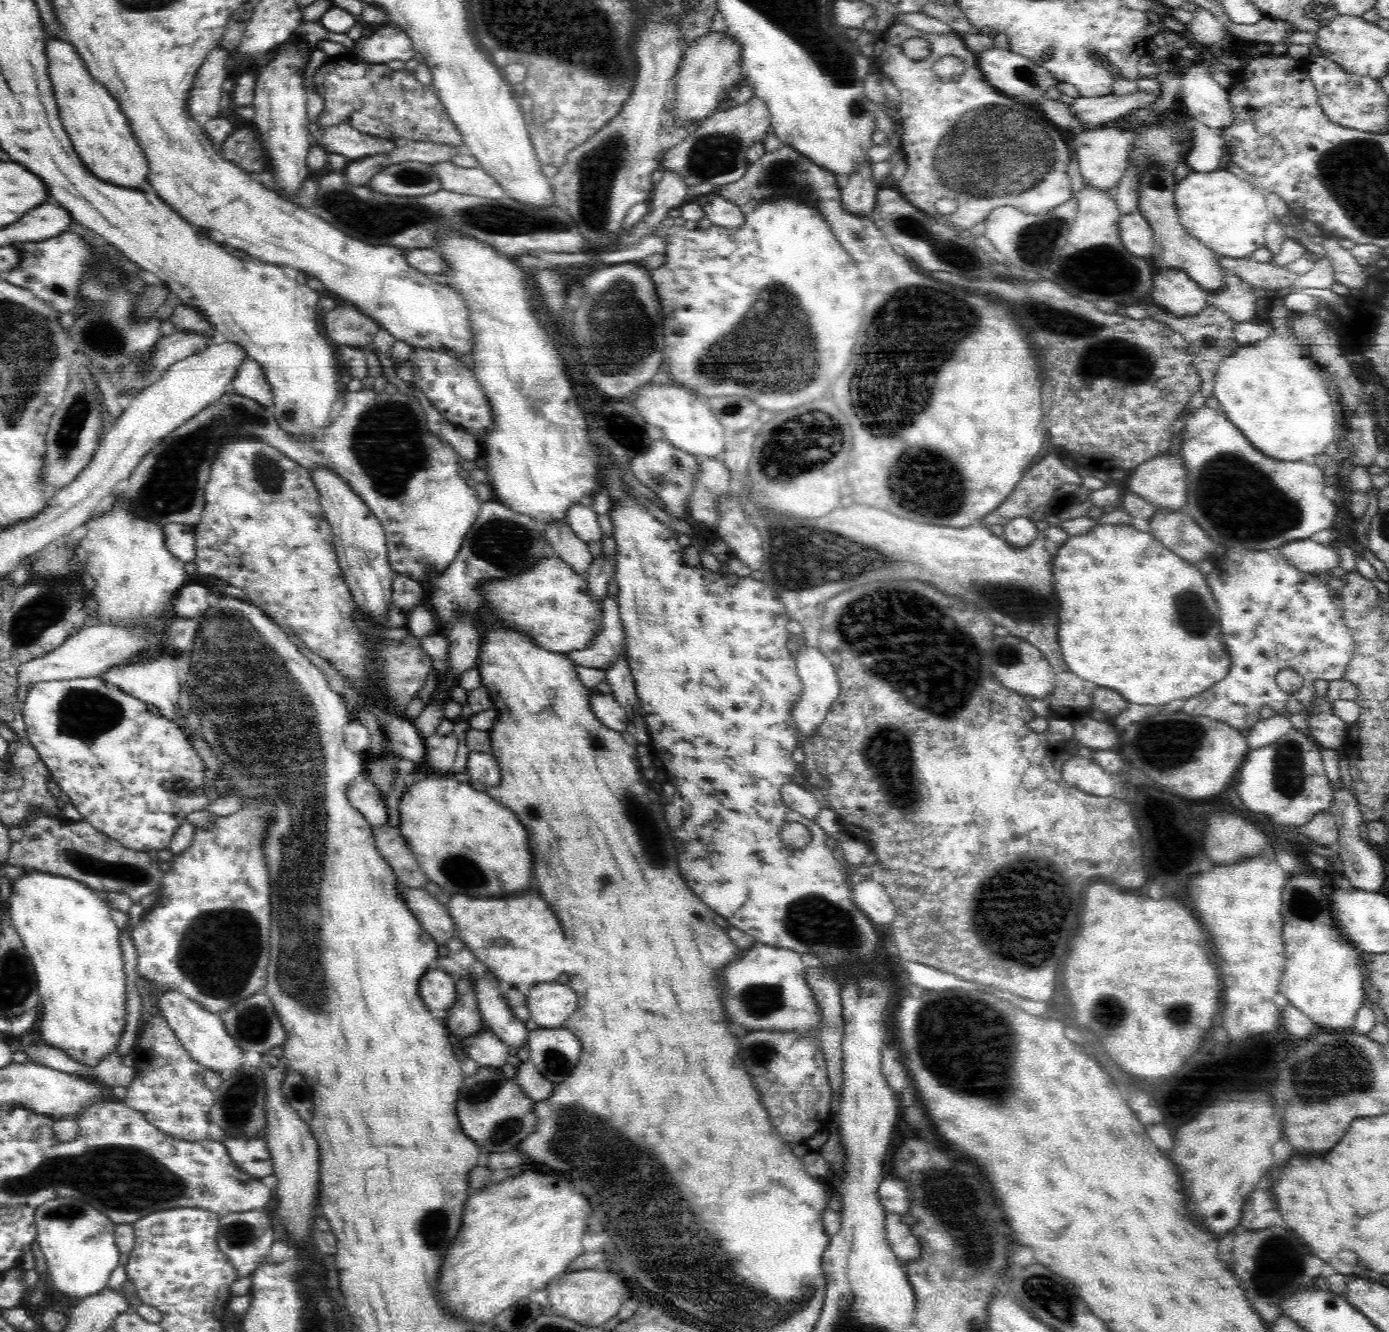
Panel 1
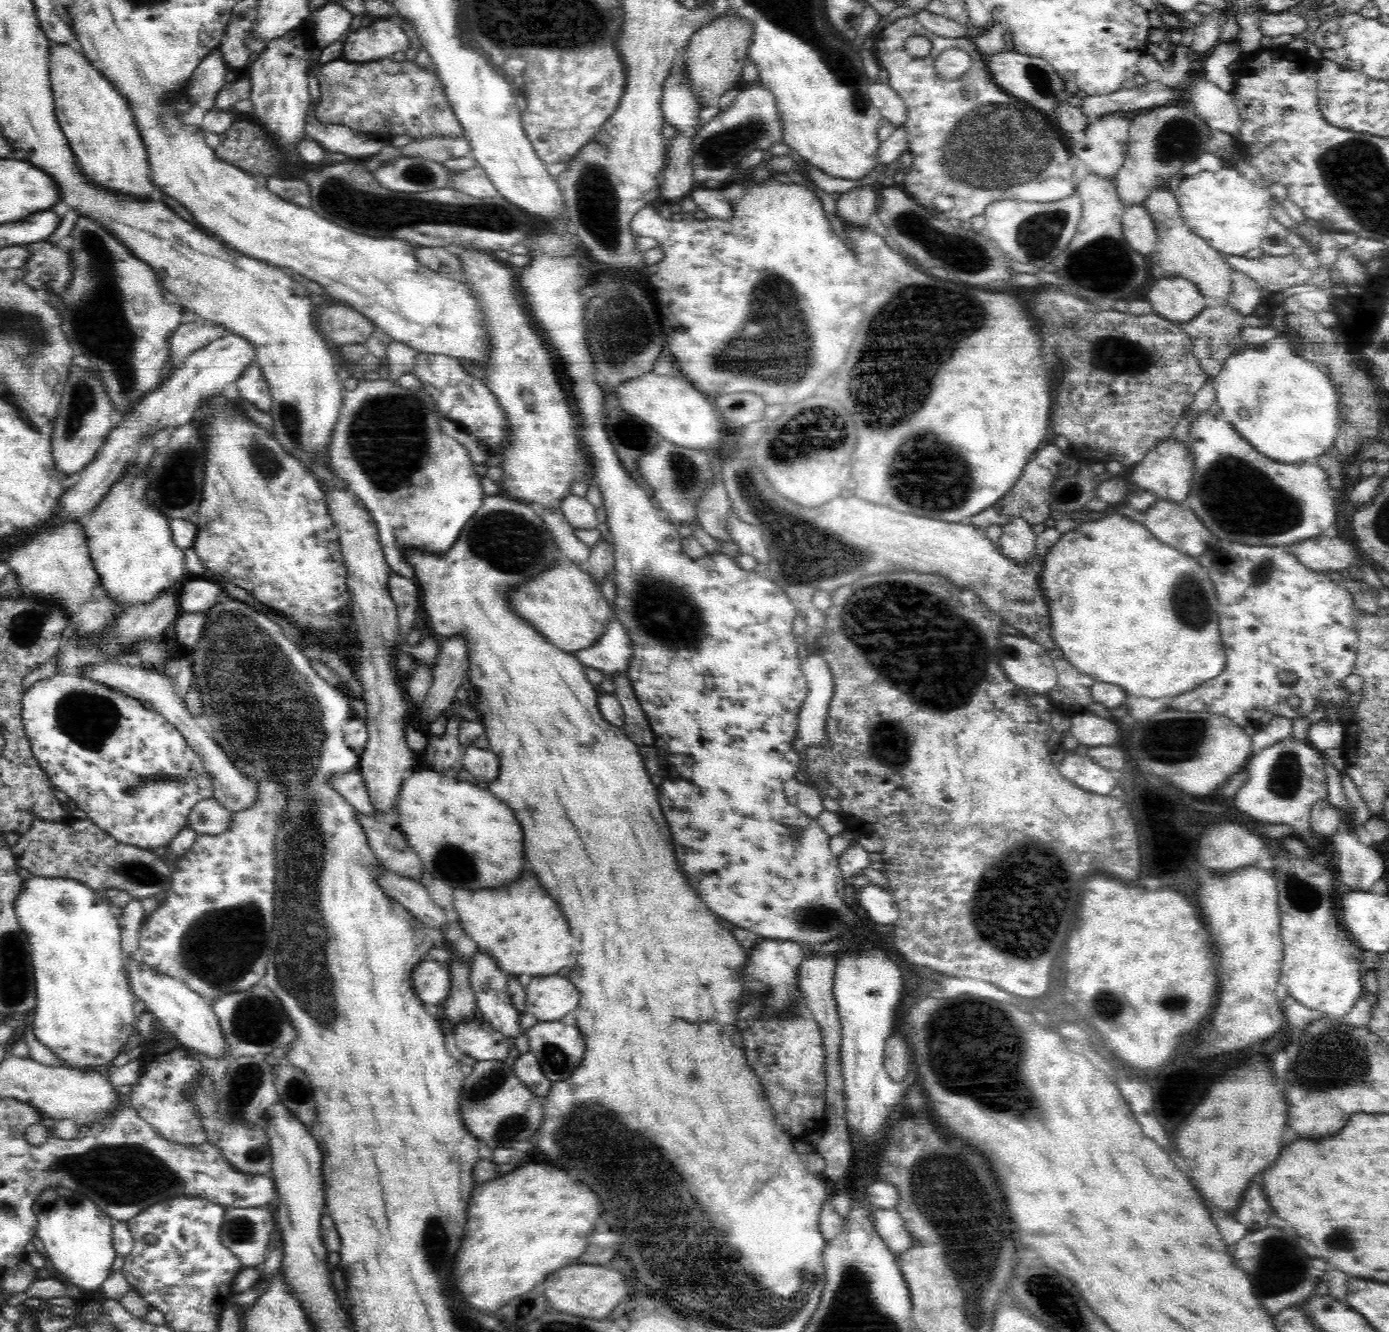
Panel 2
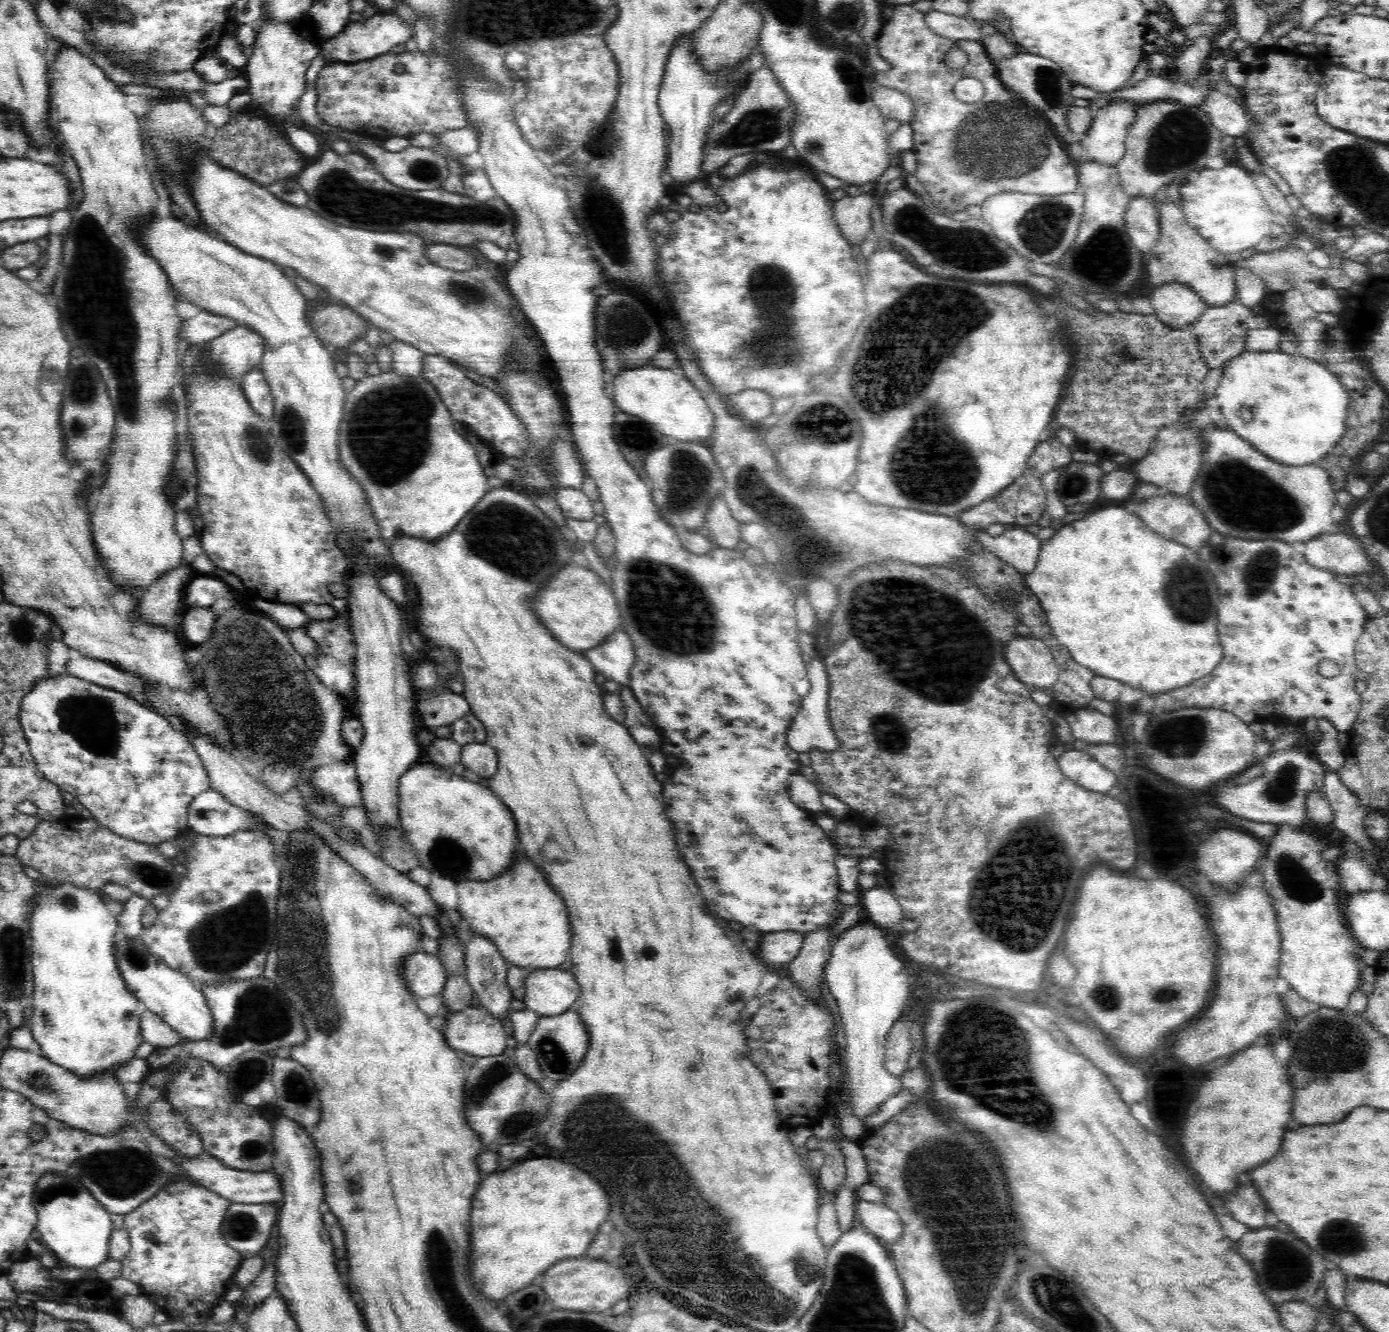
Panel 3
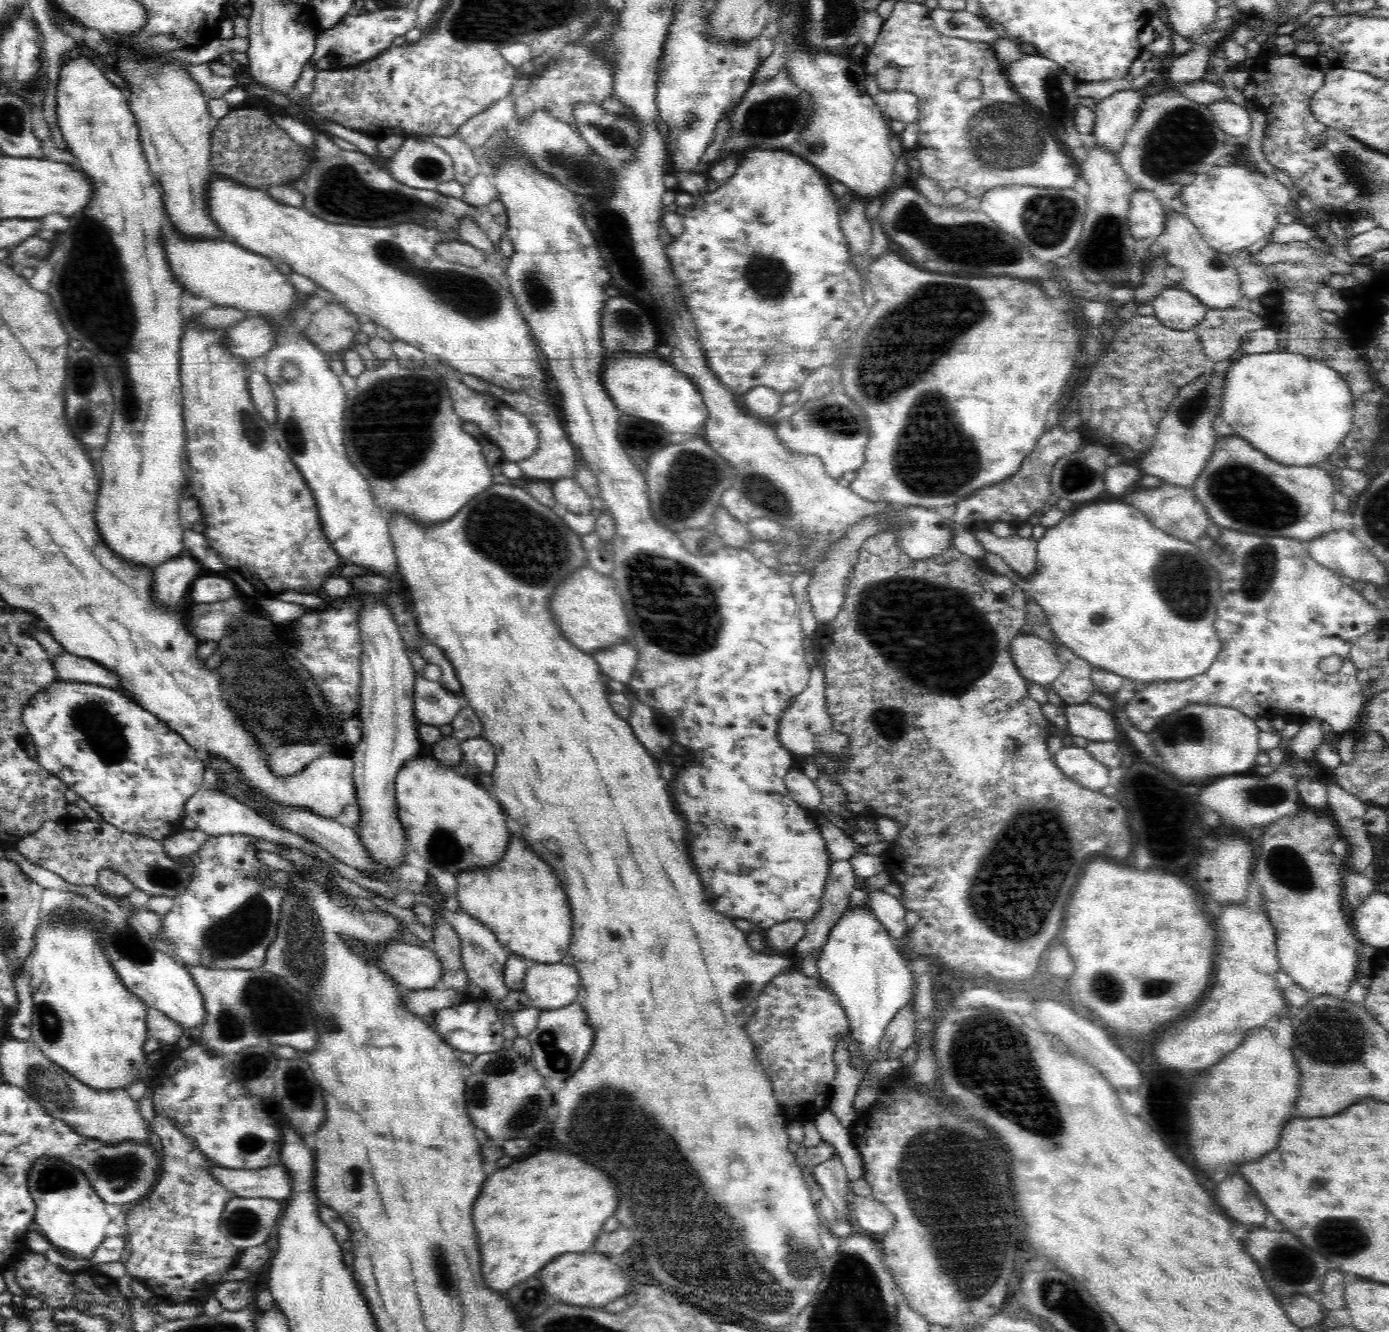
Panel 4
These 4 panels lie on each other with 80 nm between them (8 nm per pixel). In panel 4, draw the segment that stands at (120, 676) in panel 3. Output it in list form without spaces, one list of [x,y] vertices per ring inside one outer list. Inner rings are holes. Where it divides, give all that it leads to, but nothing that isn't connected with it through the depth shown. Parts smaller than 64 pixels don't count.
[[[65,651],[64,654],[51,658],[51,660],[61,679],[99,684],[121,691],[120,678],[116,676],[116,673],[109,671],[104,665],[100,665],[92,659],[79,657]]]

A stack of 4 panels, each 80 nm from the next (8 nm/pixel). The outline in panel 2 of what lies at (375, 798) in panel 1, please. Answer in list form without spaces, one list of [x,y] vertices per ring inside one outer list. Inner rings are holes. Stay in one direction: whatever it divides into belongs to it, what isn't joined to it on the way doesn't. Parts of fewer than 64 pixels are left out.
[[[358,768],[352,772],[346,772],[343,776],[331,777],[329,782],[358,813],[368,818],[376,819],[379,817]]]

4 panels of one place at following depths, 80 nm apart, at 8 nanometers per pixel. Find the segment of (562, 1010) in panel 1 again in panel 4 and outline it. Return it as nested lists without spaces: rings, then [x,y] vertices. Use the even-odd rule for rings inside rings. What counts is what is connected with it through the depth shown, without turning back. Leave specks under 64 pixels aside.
[[[533,963],[528,968],[525,992],[538,1010],[556,1010],[574,1003],[581,991],[581,978],[572,965]]]

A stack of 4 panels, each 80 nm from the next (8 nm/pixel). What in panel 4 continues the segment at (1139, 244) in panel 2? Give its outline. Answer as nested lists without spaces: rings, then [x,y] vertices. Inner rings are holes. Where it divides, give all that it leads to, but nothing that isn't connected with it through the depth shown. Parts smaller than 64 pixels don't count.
[[[1136,190],[1128,211],[1129,232],[1136,242],[1154,240],[1164,230],[1167,211],[1156,199],[1153,190]]]

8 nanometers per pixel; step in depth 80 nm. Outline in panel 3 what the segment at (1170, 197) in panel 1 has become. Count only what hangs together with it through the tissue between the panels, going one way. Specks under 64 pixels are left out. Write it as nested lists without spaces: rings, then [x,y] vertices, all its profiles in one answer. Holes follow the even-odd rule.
[[[1154,202],[1159,212],[1159,239],[1146,264],[1148,282],[1154,288],[1166,283],[1182,283],[1192,289],[1209,306],[1224,306],[1235,302],[1235,269],[1228,254],[1217,251],[1185,219],[1181,206],[1174,202]]]

